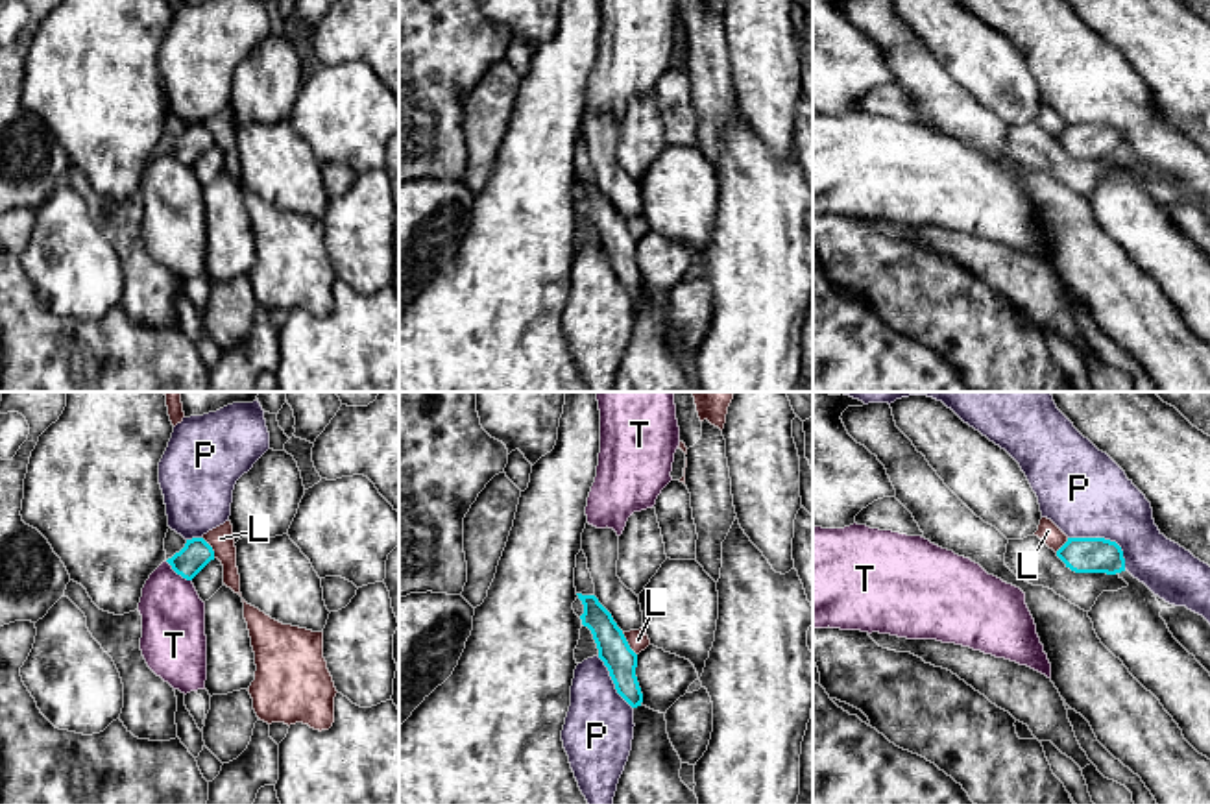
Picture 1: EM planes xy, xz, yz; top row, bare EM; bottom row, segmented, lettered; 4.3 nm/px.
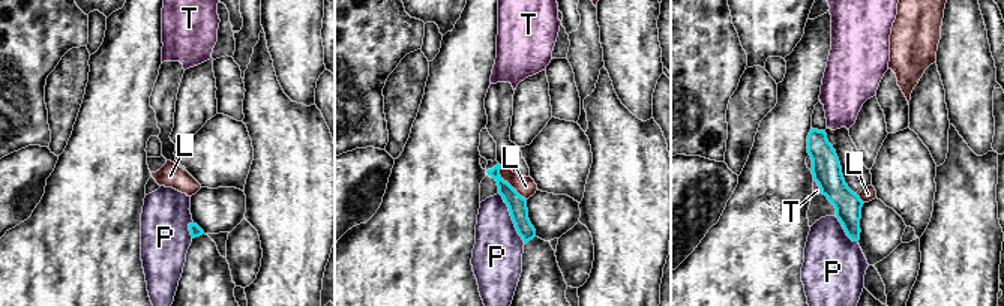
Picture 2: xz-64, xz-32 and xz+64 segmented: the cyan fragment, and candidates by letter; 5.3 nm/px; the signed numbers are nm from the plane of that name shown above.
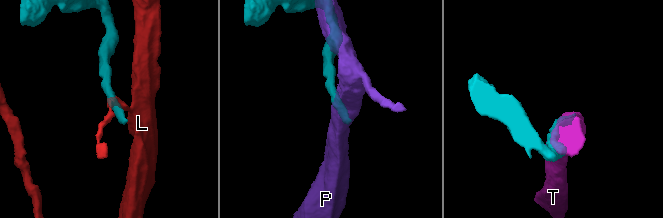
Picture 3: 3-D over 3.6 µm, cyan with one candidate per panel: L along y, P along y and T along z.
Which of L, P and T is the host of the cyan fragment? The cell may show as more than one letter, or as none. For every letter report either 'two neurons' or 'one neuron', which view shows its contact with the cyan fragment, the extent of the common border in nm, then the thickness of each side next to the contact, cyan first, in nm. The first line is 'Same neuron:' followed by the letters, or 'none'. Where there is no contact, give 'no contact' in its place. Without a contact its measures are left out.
Same neuron: none
L: two neurons; contact in xz; length 120 nm; calibres 140 and 90 nm
P: two neurons; contact in yz; length 300 nm; calibres 160 and 380 nm
T: two neurons; contact in xy; length 140 nm; calibres 130 and 280 nm

